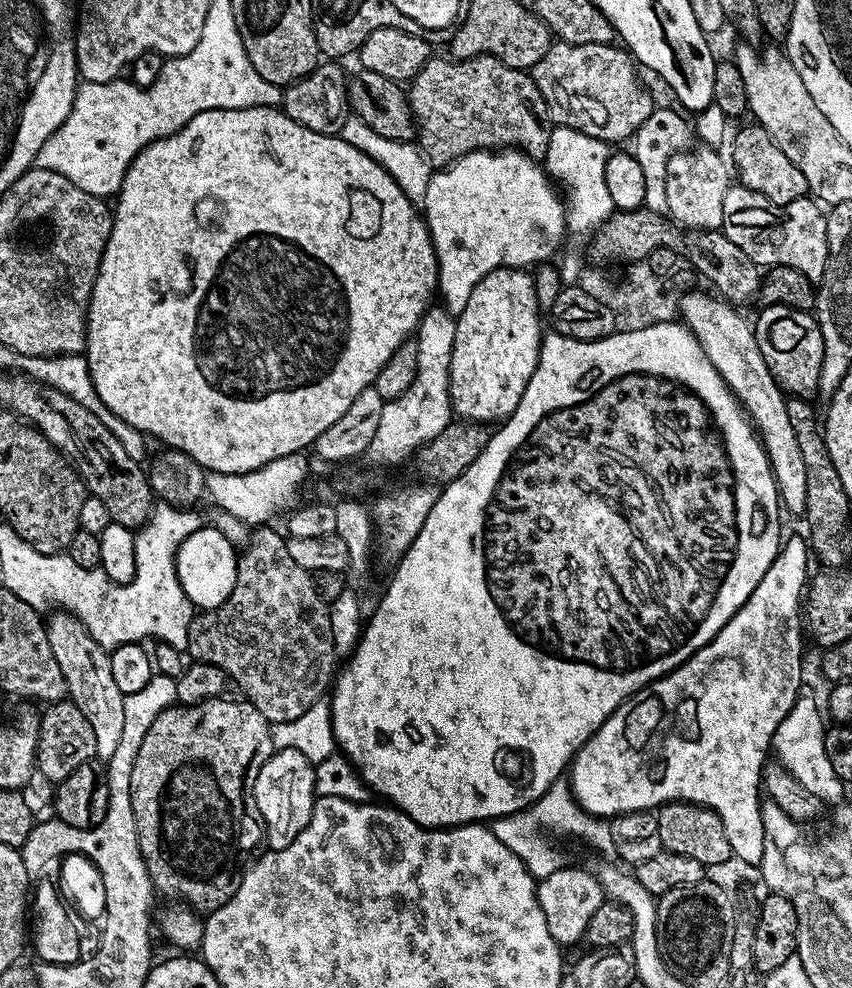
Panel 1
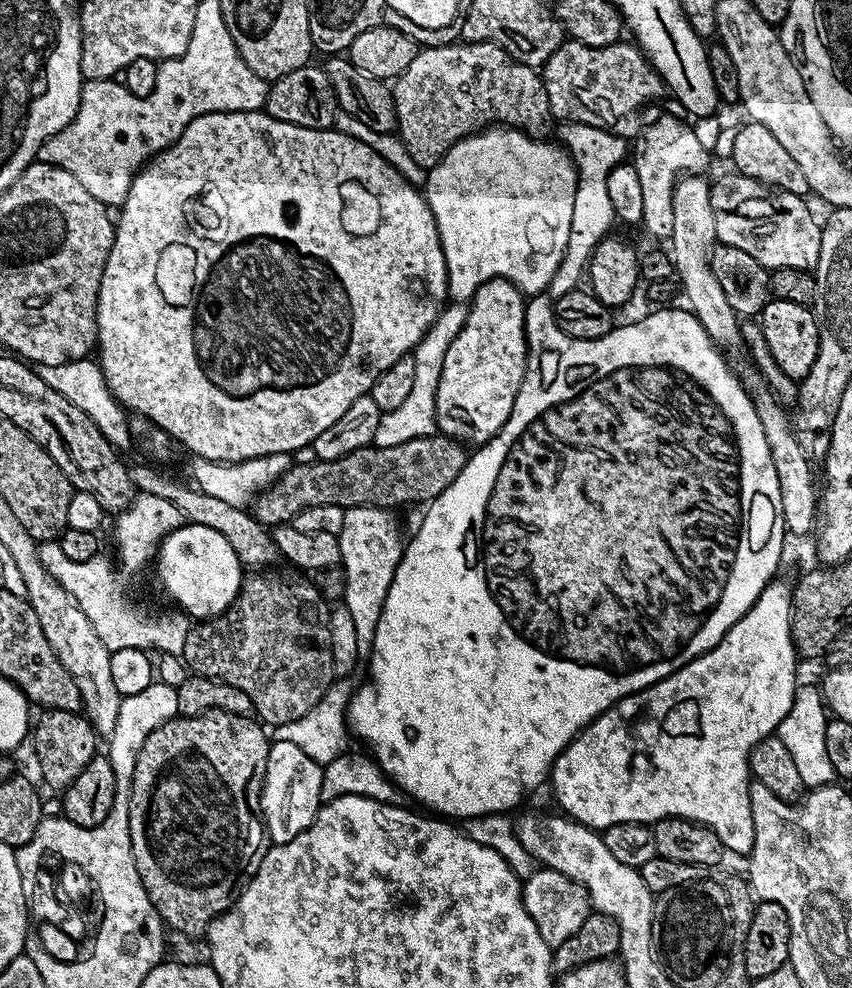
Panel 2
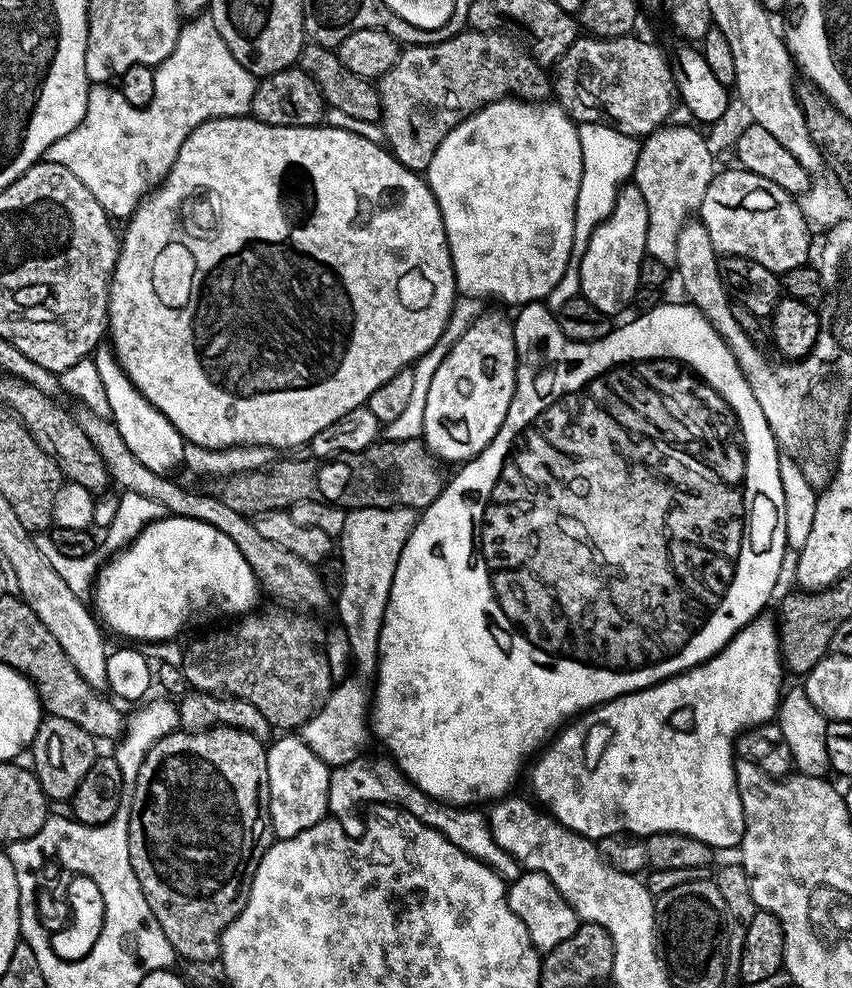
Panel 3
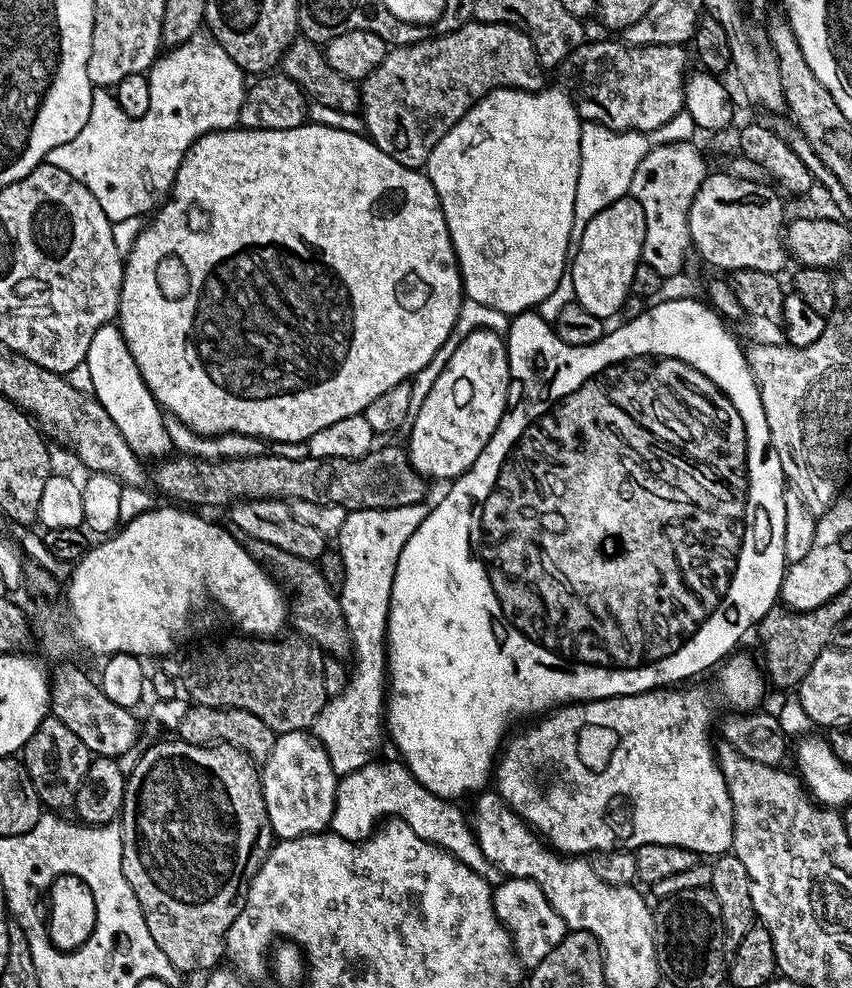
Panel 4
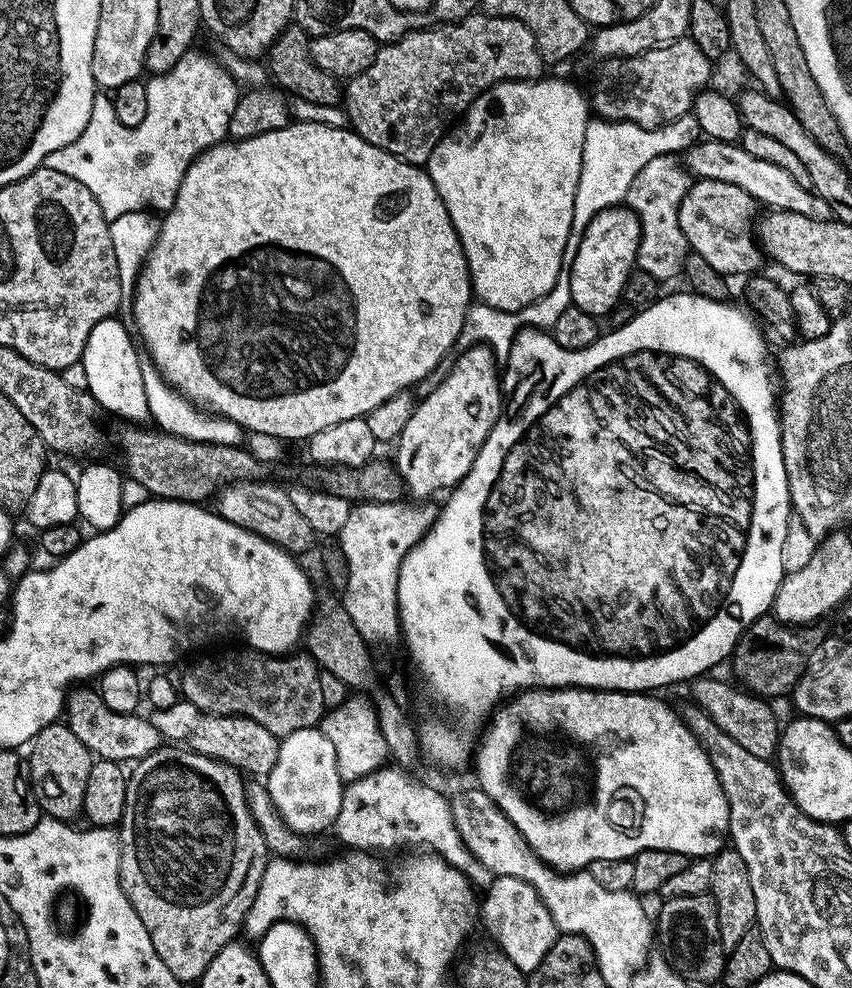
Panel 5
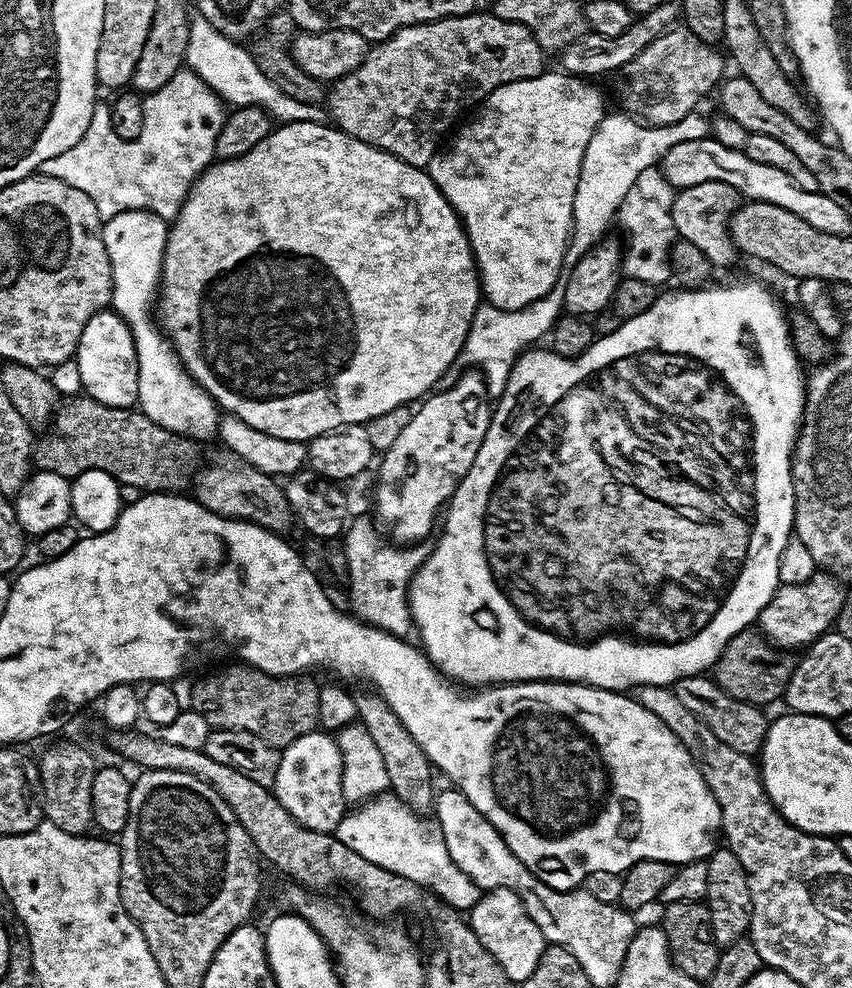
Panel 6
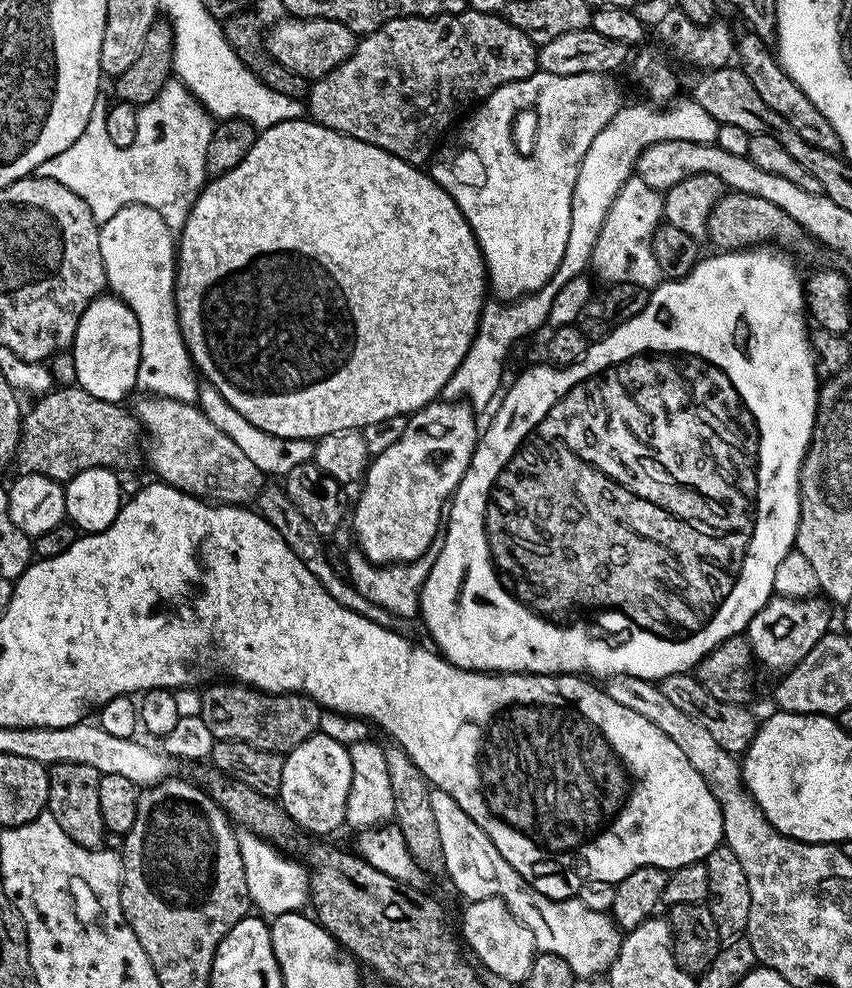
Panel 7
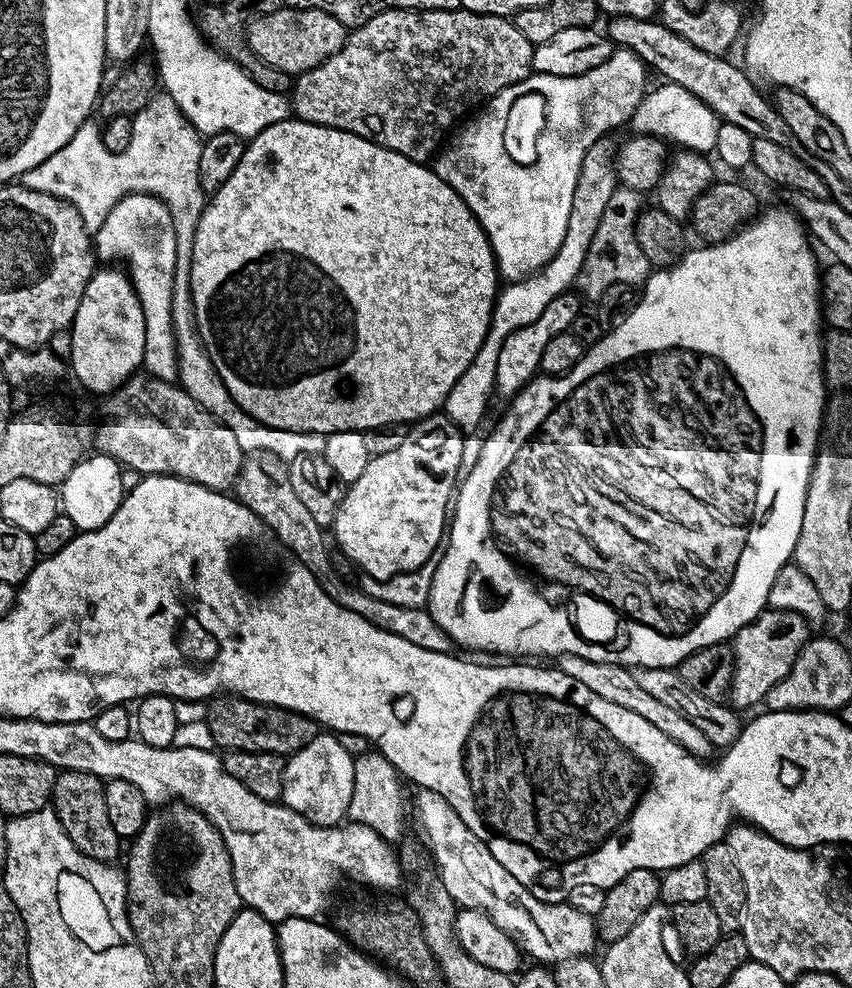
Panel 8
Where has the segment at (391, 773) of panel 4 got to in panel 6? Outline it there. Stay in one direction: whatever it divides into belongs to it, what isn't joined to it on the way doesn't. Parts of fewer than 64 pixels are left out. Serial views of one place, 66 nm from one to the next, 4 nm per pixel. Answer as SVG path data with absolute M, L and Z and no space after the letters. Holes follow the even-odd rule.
M393 794L373 796L353 808L356 808L353 812L352 809L345 811L334 833L342 846L350 846L354 854L362 854L366 862L374 862L374 866L382 866L382 870L390 870L402 878L410 878L415 884L424 885L427 891L457 910L471 909L476 903L476 881L456 867L444 835L435 823L427 824L421 813L415 812L409 804L403 804Z

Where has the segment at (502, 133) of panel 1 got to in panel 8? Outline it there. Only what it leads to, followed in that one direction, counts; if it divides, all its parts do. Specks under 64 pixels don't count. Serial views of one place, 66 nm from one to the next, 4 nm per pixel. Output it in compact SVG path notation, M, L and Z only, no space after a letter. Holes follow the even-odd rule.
M387 8L384 12L380 12L364 24L353 27L348 33L348 39L345 40L342 50L338 50L338 54L326 58L326 62L322 62L314 70L302 72L299 76L295 77L294 83L290 88L290 108L301 120L308 120L312 124L321 124L327 128L337 128L343 132L349 132L355 136L372 140L375 144L381 144L384 148L394 150L411 160L428 162L433 159L434 153L441 147L442 141L445 139L444 131L452 123L455 125L461 119L459 116L471 104L478 103L477 105L479 105L481 102L495 96L496 93L502 91L504 88L514 86L518 82L525 80L527 76L533 75L533 47L534 45L518 31L515 23L503 16L484 16L481 12L465 12L463 10L455 12L429 12L427 10Z

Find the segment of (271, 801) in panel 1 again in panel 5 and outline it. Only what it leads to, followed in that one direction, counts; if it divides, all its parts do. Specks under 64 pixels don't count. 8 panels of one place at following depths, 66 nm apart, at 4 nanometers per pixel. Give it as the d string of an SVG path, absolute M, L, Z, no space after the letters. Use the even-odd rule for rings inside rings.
M319 727L306 730L294 730L294 734L283 737L280 740L278 750L278 762L274 762L274 770L266 778L266 787L278 814L295 832L313 834L312 832L324 832L333 827L338 818L338 810L342 806L342 794L346 787L345 781L338 774L338 758L334 758L334 745L330 738L320 732Z

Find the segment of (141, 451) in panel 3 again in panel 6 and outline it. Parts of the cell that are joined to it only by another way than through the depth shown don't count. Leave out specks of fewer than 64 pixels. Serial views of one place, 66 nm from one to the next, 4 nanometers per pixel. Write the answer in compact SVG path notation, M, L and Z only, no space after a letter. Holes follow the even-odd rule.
M105 310L94 314L82 330L82 338L76 347L74 365L80 375L80 384L85 393L106 406L130 408L138 398L138 358L132 331L117 312Z

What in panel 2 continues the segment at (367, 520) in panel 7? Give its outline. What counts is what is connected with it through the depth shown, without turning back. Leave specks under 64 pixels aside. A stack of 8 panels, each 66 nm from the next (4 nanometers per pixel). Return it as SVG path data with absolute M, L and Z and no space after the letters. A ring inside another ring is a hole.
M491 280L476 288L464 328L450 342L436 387L436 426L465 446L485 444L510 418L518 398L528 343L524 337L526 296L511 280Z

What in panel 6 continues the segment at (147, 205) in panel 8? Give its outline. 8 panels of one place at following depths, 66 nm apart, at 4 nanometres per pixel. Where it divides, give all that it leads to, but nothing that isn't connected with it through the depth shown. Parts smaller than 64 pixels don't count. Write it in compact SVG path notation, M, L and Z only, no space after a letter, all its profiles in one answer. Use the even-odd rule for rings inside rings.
M145 208L126 210L103 221L104 245L112 267L110 308L126 321L134 338L138 358L136 404L139 411L171 432L188 433L193 437L215 437L220 427L221 409L212 395L184 368L180 355L154 315L169 227L169 221L161 213L147 212Z

